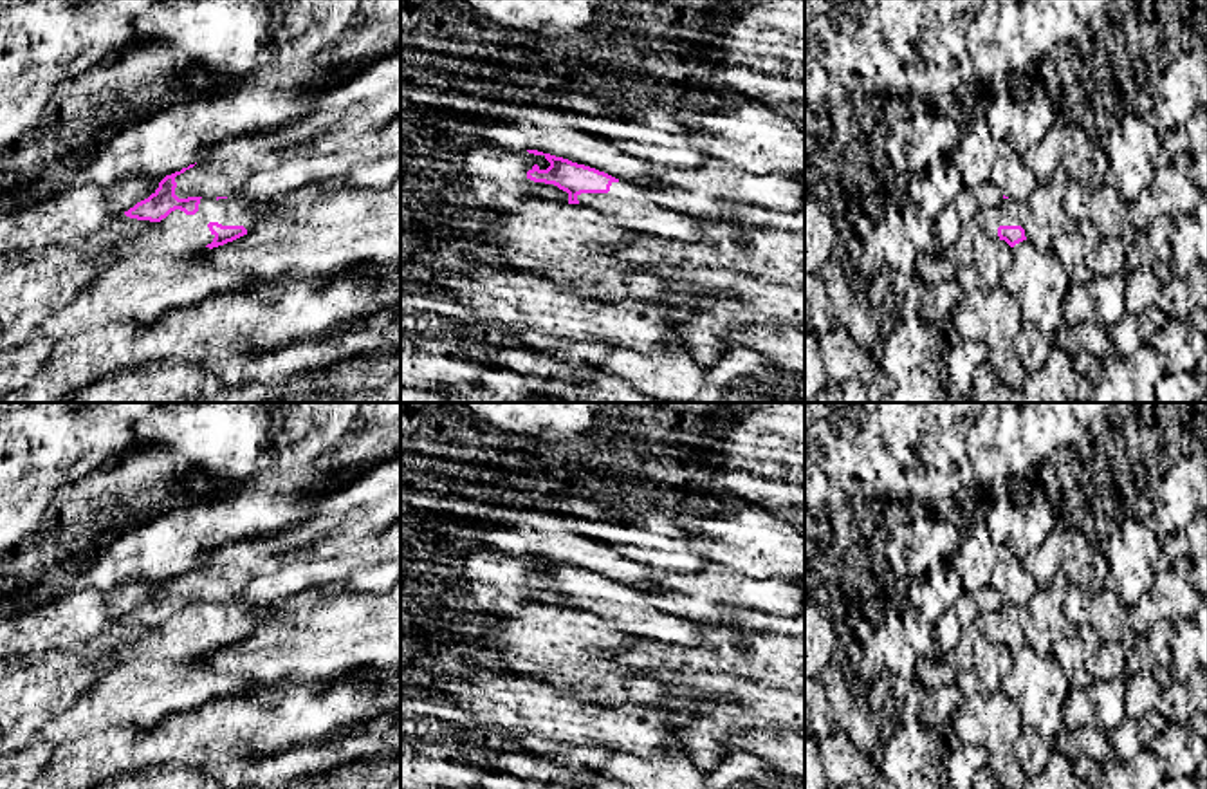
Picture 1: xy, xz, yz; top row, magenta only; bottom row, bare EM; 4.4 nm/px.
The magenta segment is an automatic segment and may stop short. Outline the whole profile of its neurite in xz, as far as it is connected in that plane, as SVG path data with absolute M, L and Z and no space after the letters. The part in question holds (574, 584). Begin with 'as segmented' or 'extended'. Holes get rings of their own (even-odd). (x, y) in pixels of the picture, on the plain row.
extended | M538 554L527 556L543 560L550 567L547 574L534 569L527 576L527 583L554 589L567 596L568 608L588 610L612 621L619 632L633 634L650 641L666 641L684 646L696 646L705 641L691 619L650 605L646 592L642 590L628 589L604 576L563 562Z

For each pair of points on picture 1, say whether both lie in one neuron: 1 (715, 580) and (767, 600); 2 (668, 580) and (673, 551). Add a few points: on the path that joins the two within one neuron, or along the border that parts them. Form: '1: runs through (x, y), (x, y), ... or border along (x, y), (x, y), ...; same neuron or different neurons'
1: runs through (727, 587), (740, 593), (755, 593); same neuron
2: border along (709, 562), (691, 573), (652, 569); different neurons

